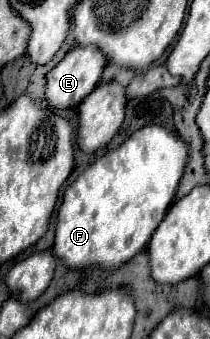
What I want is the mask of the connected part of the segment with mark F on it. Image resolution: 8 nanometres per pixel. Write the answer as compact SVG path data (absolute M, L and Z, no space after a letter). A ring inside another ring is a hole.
M161 125L137 129L117 149L101 155L63 193L53 253L69 269L117 269L143 251L175 199L187 163L187 145Z

